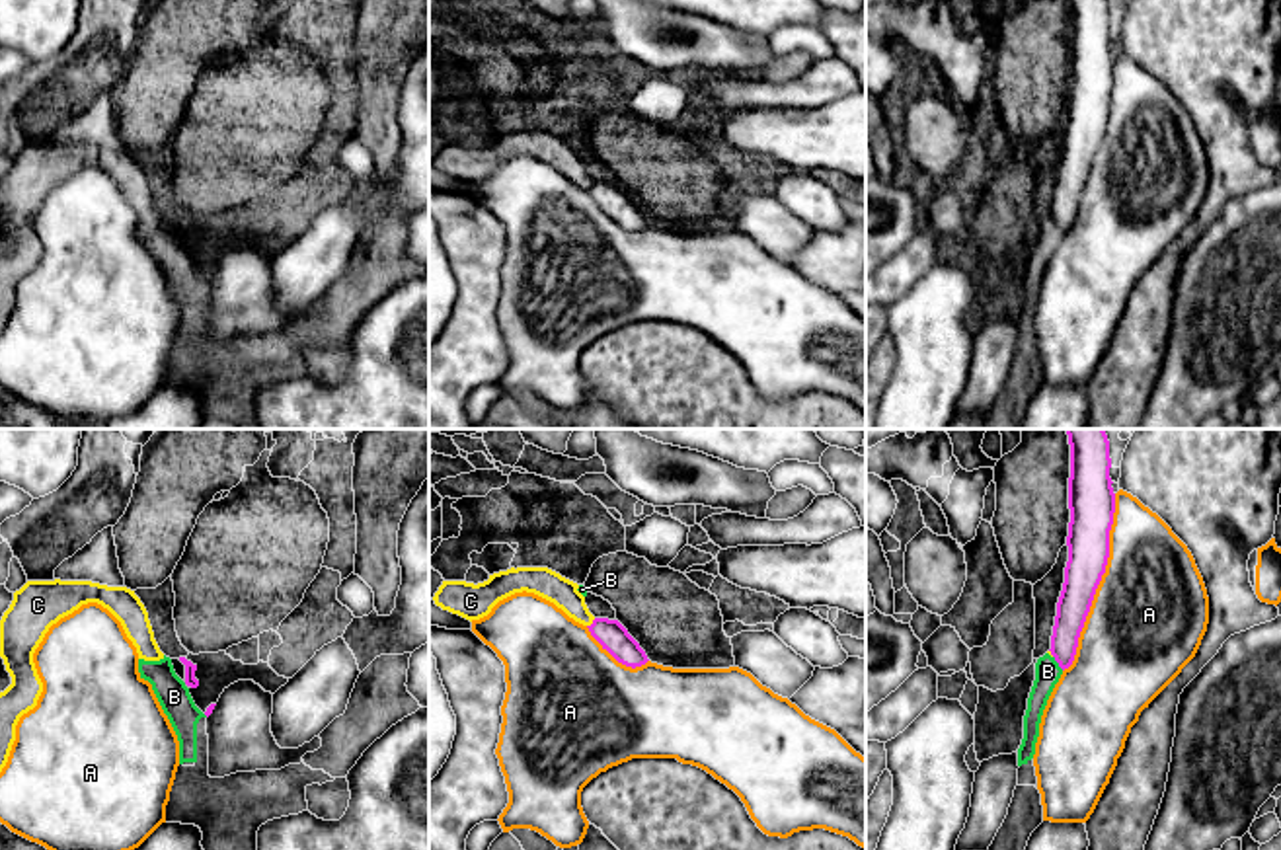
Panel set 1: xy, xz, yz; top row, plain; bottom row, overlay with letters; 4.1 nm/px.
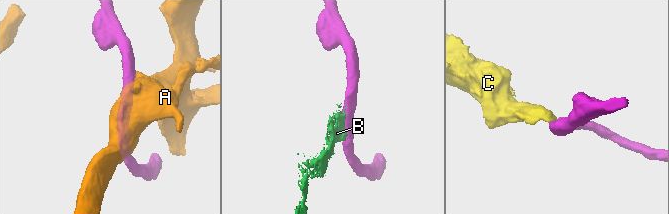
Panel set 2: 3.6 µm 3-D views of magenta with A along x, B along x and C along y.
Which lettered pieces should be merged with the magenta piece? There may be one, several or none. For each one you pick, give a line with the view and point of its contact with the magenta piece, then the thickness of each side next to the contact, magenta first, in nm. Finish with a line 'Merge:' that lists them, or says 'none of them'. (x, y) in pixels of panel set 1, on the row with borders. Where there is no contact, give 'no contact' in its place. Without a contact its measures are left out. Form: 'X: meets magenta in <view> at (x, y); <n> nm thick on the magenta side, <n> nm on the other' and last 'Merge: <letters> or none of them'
Merge: none of them

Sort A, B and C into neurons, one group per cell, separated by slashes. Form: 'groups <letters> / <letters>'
groups A / B C

